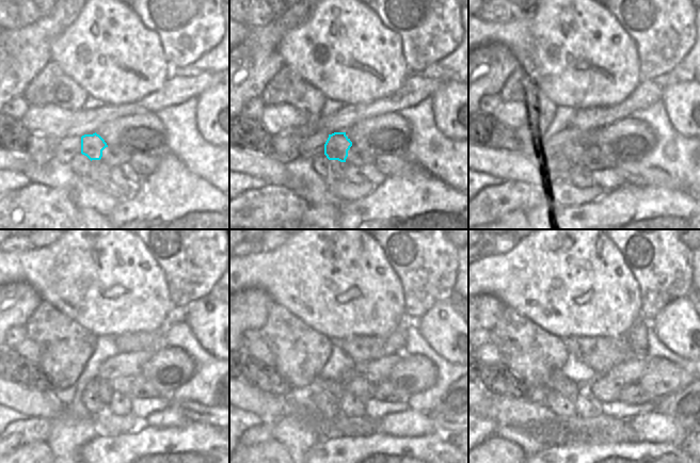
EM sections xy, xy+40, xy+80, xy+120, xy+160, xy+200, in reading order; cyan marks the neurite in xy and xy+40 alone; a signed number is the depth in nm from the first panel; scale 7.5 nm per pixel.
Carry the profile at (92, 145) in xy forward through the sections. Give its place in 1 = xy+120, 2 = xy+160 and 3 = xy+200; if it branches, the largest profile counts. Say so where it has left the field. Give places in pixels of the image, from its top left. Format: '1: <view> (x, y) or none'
1: xy+120 (122, 385)
2: xy+160 (361, 387)
3: xy+200 (603, 388)

